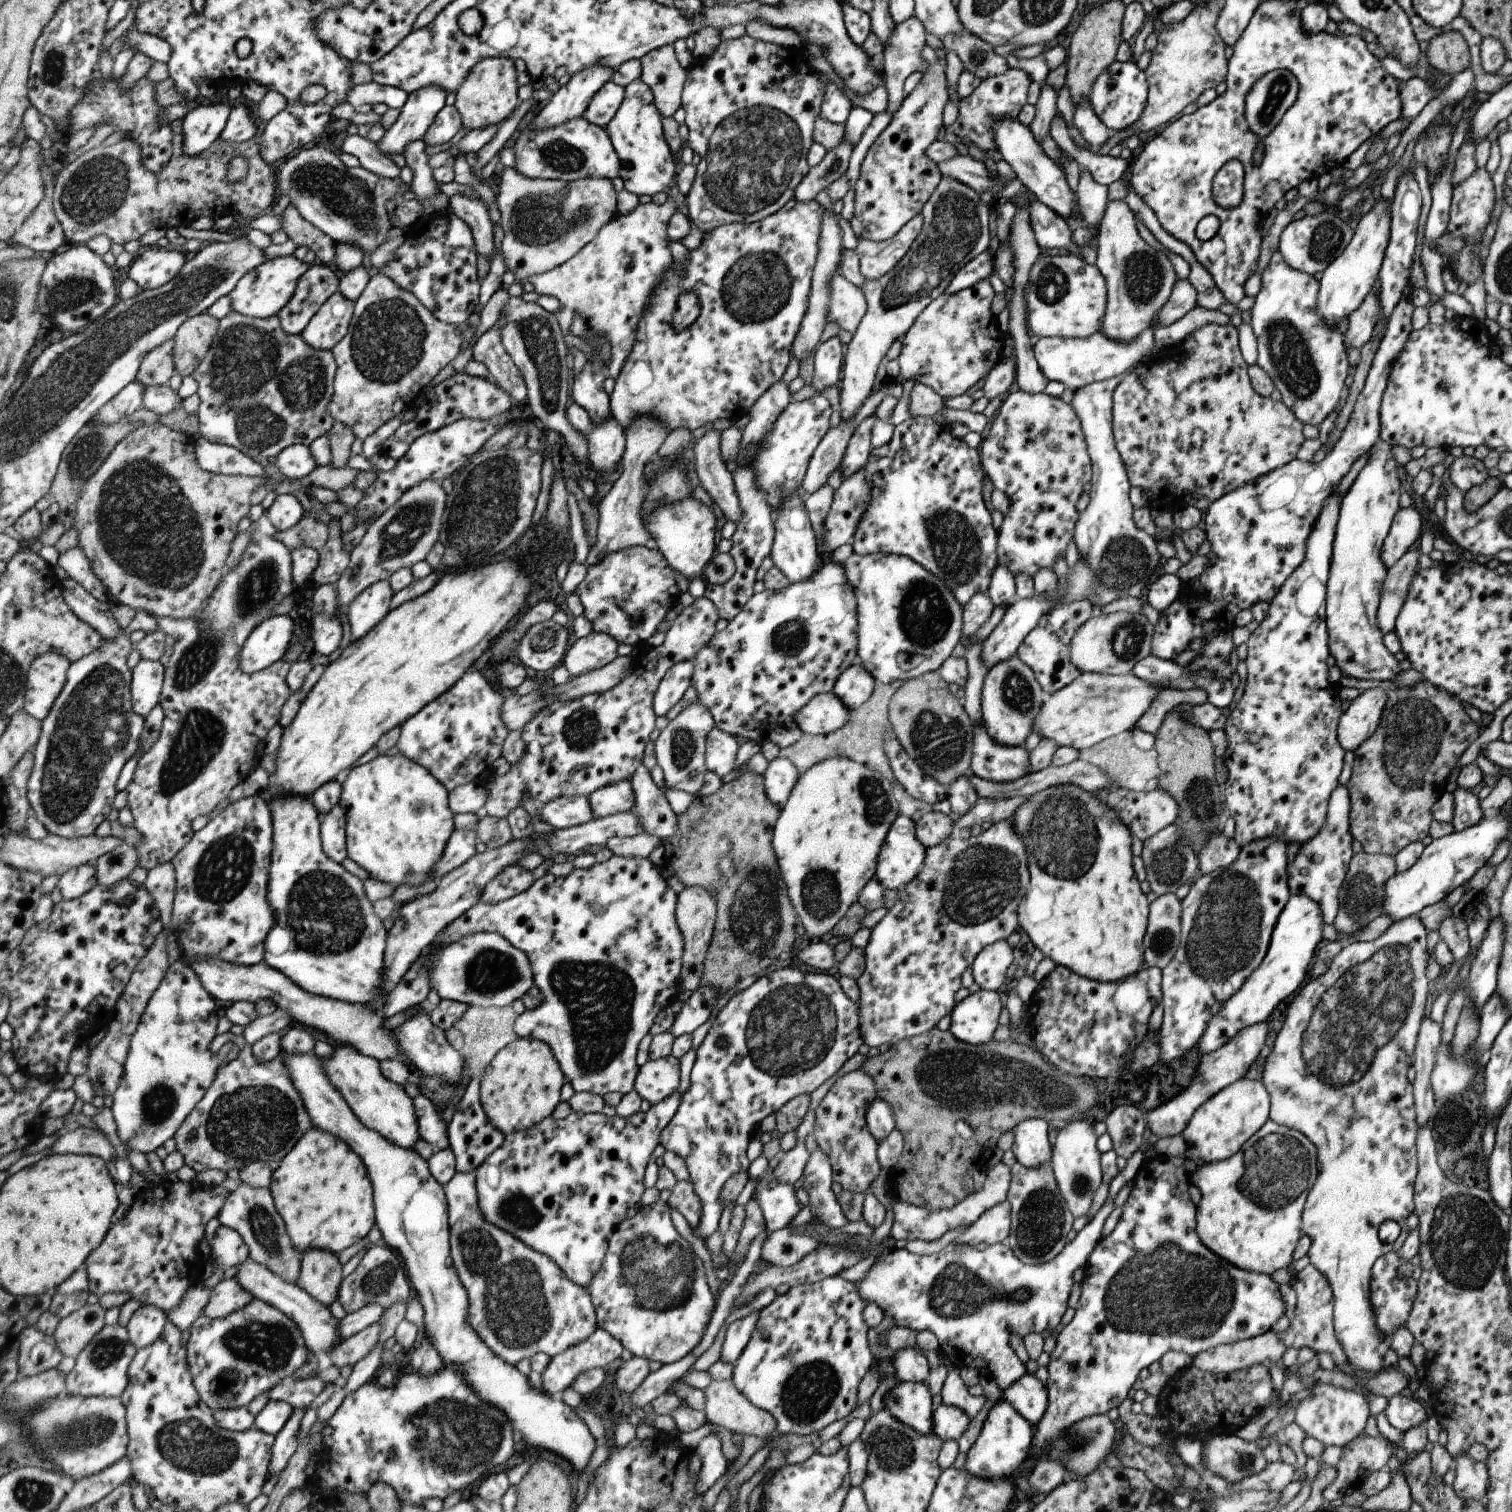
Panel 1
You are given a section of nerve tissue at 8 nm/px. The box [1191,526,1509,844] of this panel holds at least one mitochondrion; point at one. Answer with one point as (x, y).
(1414, 734)

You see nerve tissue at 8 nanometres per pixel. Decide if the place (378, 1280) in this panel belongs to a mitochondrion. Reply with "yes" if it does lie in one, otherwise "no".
yes

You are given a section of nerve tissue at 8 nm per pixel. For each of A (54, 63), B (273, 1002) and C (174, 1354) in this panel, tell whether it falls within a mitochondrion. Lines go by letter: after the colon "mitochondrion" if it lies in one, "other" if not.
A: mitochondrion
B: other
C: other

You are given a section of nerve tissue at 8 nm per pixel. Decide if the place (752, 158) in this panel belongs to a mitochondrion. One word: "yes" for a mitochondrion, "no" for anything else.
yes

